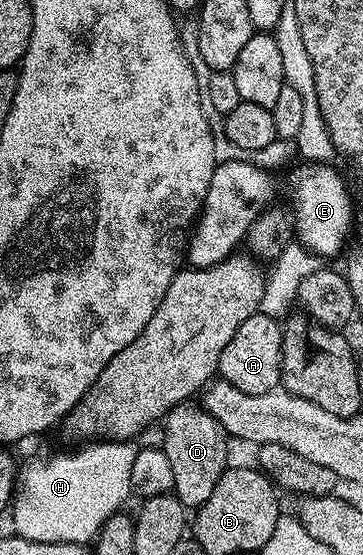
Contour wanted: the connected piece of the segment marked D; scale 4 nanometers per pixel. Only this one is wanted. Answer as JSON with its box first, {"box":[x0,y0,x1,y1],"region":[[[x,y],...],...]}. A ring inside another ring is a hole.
{"box":[161,403,228,511],"region":[[[180,403],[172,406],[167,410],[162,418],[161,426],[163,425],[163,442],[161,448],[165,459],[169,461],[169,468],[173,471],[173,495],[183,504],[184,510],[194,511],[200,505],[205,503],[205,499],[209,499],[212,494],[213,487],[217,485],[217,479],[223,470],[228,468],[227,461],[227,444],[228,438],[225,436],[223,429],[206,413],[198,404]]]}

